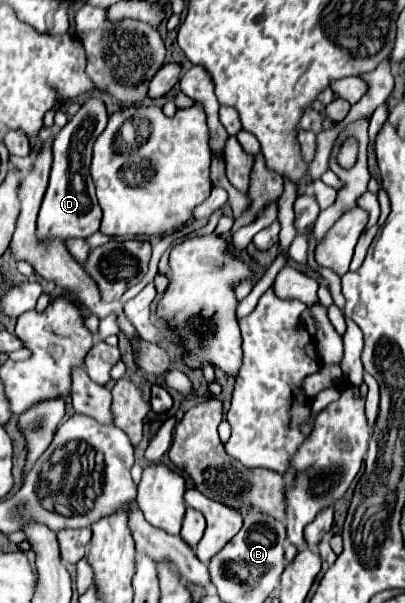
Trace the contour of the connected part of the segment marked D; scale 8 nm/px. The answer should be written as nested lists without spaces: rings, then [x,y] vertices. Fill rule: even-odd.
[[[88,97],[80,111],[68,119],[68,123],[54,137],[54,163],[50,173],[50,185],[46,189],[44,201],[40,205],[36,235],[40,241],[60,239],[68,241],[70,237],[88,237],[100,227],[100,205],[96,199],[96,189],[90,177],[90,161],[92,161],[92,145],[96,137],[104,131],[108,121],[106,105],[98,97]]]

